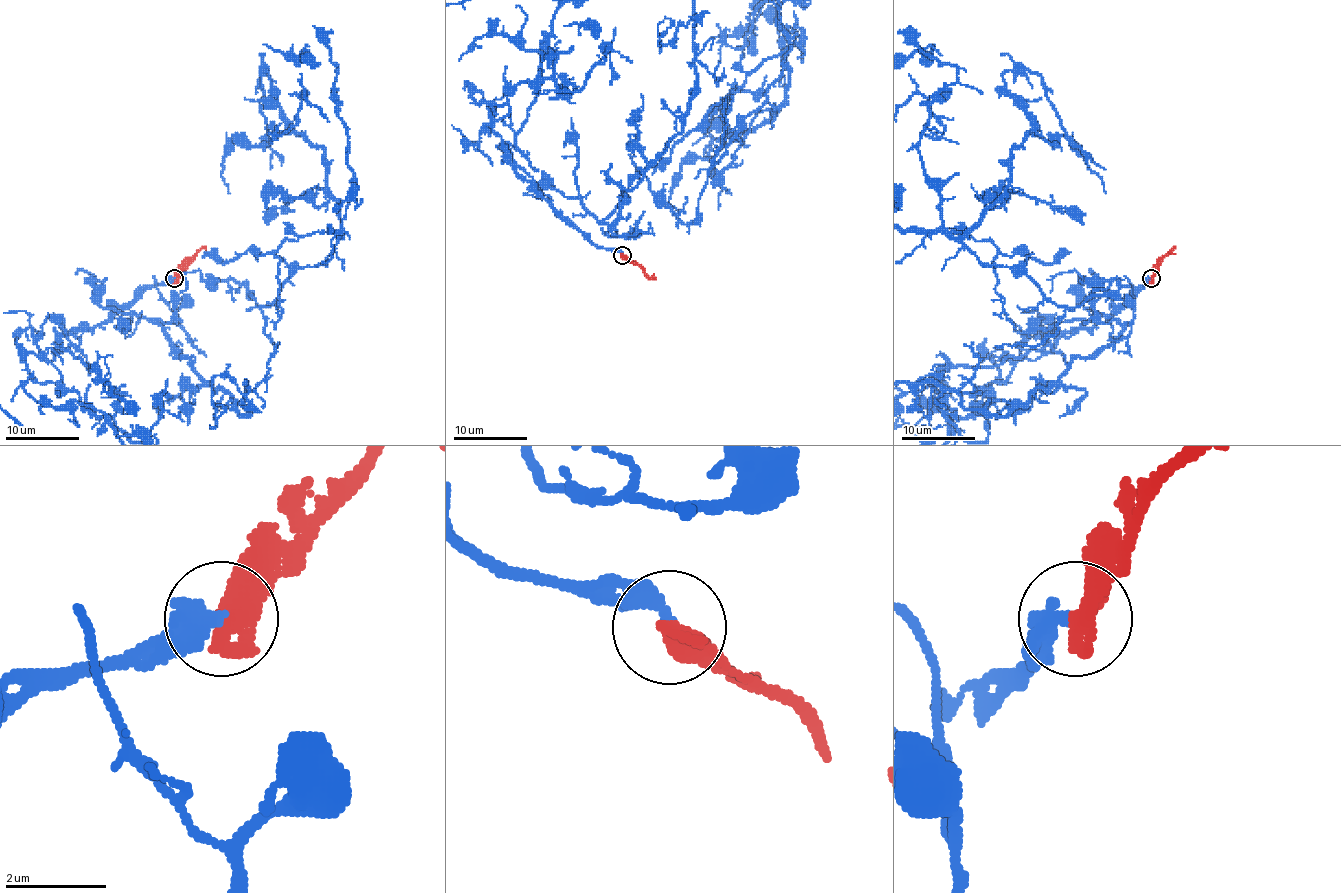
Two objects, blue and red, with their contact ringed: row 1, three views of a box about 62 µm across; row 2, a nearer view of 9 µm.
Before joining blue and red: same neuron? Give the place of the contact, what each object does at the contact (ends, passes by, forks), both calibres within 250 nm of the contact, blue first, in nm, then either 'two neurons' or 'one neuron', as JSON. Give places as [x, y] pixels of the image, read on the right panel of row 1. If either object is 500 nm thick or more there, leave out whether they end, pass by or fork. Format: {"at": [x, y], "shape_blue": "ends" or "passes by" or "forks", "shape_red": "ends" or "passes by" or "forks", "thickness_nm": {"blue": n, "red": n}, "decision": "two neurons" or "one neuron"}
{"at": [1151, 278], "thickness_nm": {"blue": 320, "red": 550}, "decision": "one neuron"}

